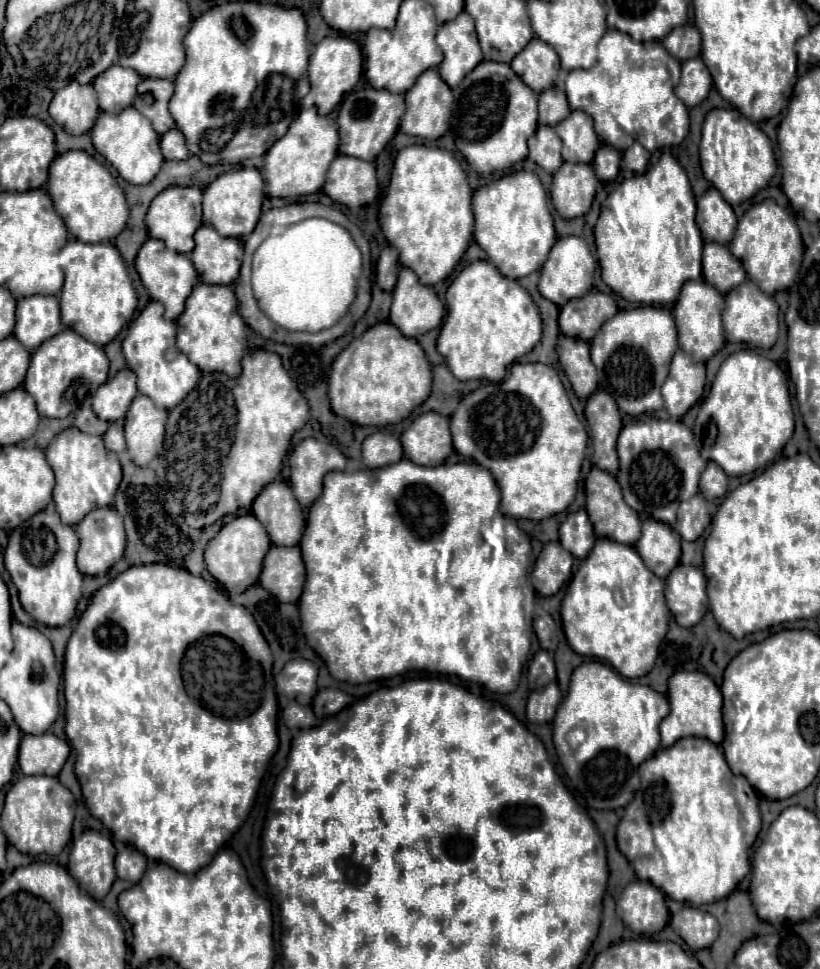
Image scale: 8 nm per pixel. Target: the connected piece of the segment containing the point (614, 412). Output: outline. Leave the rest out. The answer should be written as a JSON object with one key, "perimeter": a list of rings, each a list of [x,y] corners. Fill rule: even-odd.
{"perimeter":[[[602,390],[594,392],[586,402],[586,420],[588,432],[592,438],[592,462],[610,472],[618,474],[618,454],[616,454],[616,440],[622,428],[622,418],[614,398]]]}

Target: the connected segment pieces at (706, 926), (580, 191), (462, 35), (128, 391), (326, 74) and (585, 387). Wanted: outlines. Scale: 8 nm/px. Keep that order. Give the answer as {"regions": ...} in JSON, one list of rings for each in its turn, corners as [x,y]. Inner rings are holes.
{"regions":[[[[684,906],[678,914],[674,914],[670,926],[692,950],[710,948],[712,942],[718,938],[716,918],[692,906]]],[[[564,162],[554,174],[550,188],[550,198],[556,212],[566,220],[584,216],[594,202],[596,186],[598,180],[590,164]]],[[[462,12],[458,18],[442,24],[438,28],[436,42],[444,52],[438,72],[450,88],[456,88],[464,80],[466,72],[472,72],[482,62],[482,50],[470,14]]],[[[124,368],[112,380],[102,384],[102,388],[98,388],[92,396],[92,408],[100,420],[114,422],[126,416],[136,394],[136,376]]],[[[326,36],[316,44],[314,54],[310,56],[310,66],[308,66],[308,80],[310,80],[310,92],[302,98],[302,106],[310,108],[316,106],[318,114],[326,116],[330,114],[342,100],[346,92],[350,92],[356,82],[360,80],[362,74],[362,50],[360,46],[348,38],[348,36]]],[[[560,336],[558,340],[558,358],[564,374],[568,376],[572,390],[576,392],[578,398],[588,398],[598,384],[596,368],[590,360],[590,346],[584,340],[578,338],[568,338]]]]}

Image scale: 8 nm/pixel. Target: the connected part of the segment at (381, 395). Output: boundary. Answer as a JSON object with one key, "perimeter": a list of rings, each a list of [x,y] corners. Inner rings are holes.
{"perimeter":[[[382,322],[352,340],[334,360],[328,384],[332,410],[360,426],[388,426],[402,422],[414,408],[426,400],[426,372],[428,396],[432,386],[430,362],[422,346],[414,338],[402,336],[390,322]]]}

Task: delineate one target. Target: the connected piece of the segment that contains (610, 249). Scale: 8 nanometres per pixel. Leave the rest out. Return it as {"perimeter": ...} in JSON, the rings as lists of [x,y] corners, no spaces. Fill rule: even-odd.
{"perimeter":[[[662,154],[658,164],[654,164],[648,172],[640,176],[624,180],[602,204],[600,218],[594,226],[602,280],[628,302],[662,304],[662,306],[674,304],[684,282],[702,278],[701,260],[704,241],[694,222],[694,216],[696,216],[696,202],[686,172],[672,154]]]}

